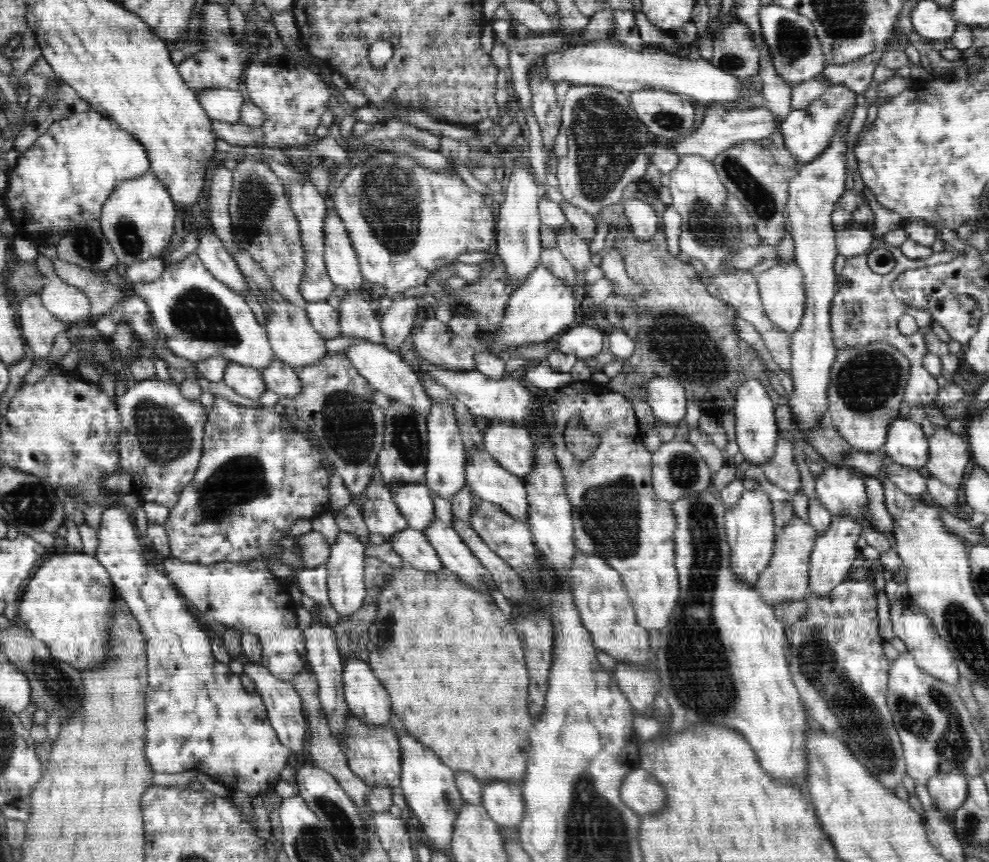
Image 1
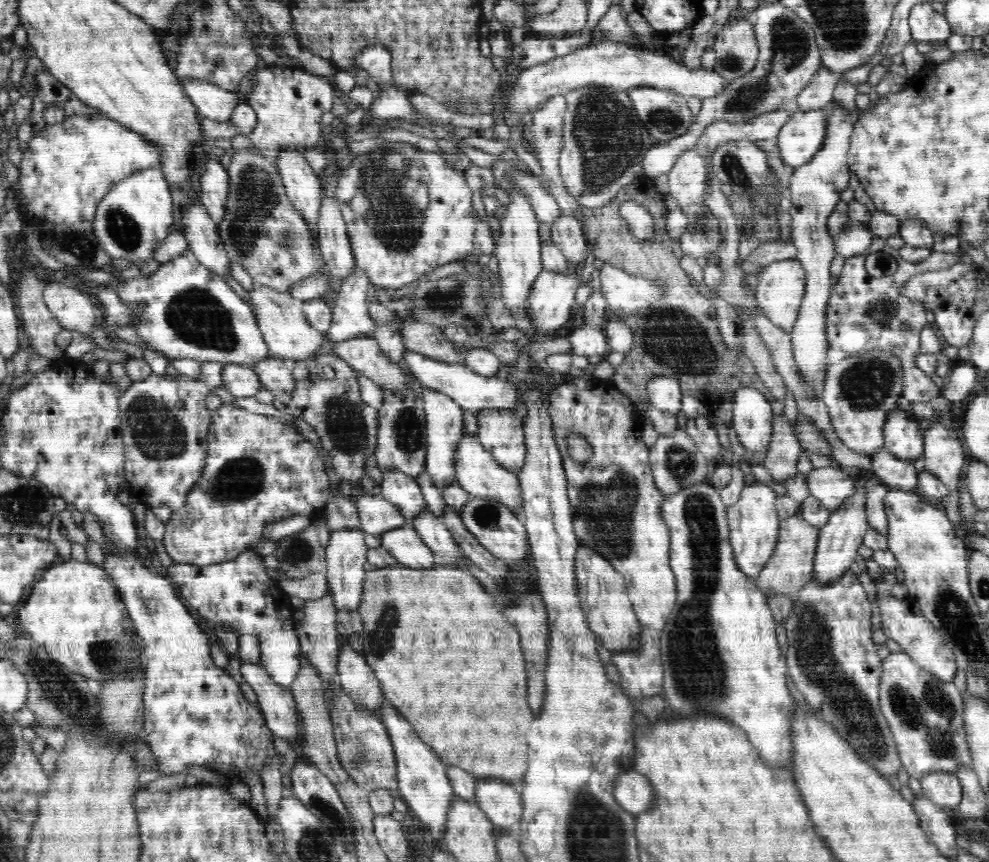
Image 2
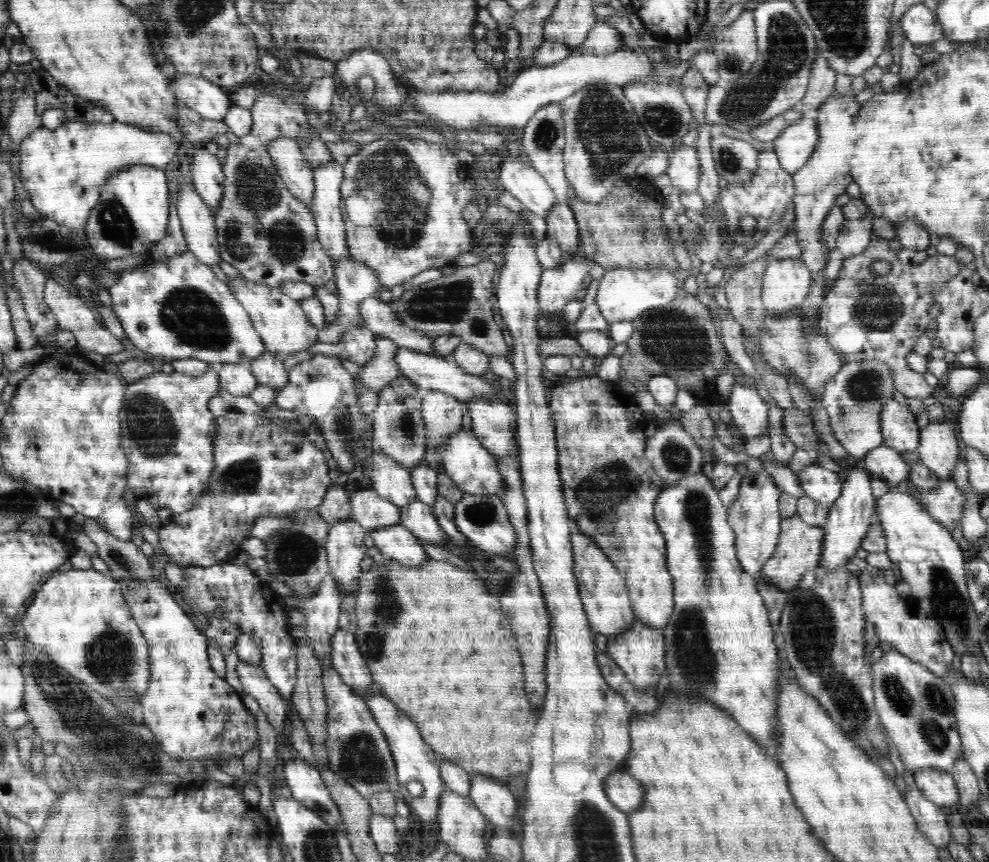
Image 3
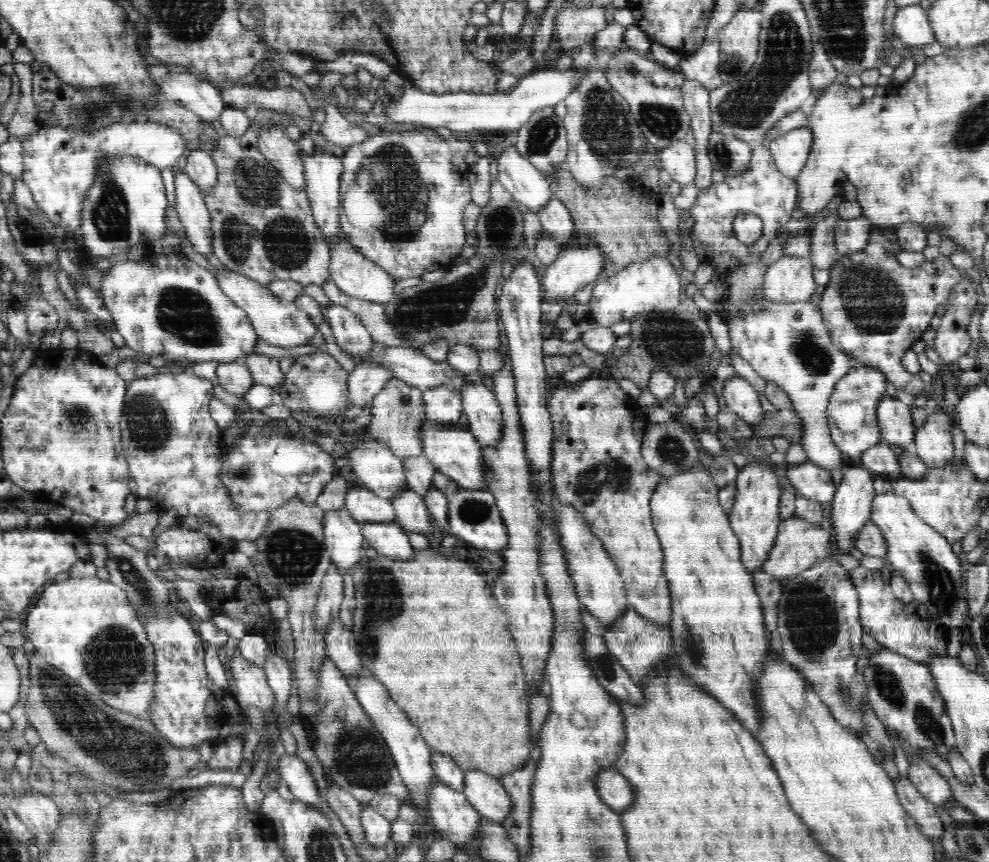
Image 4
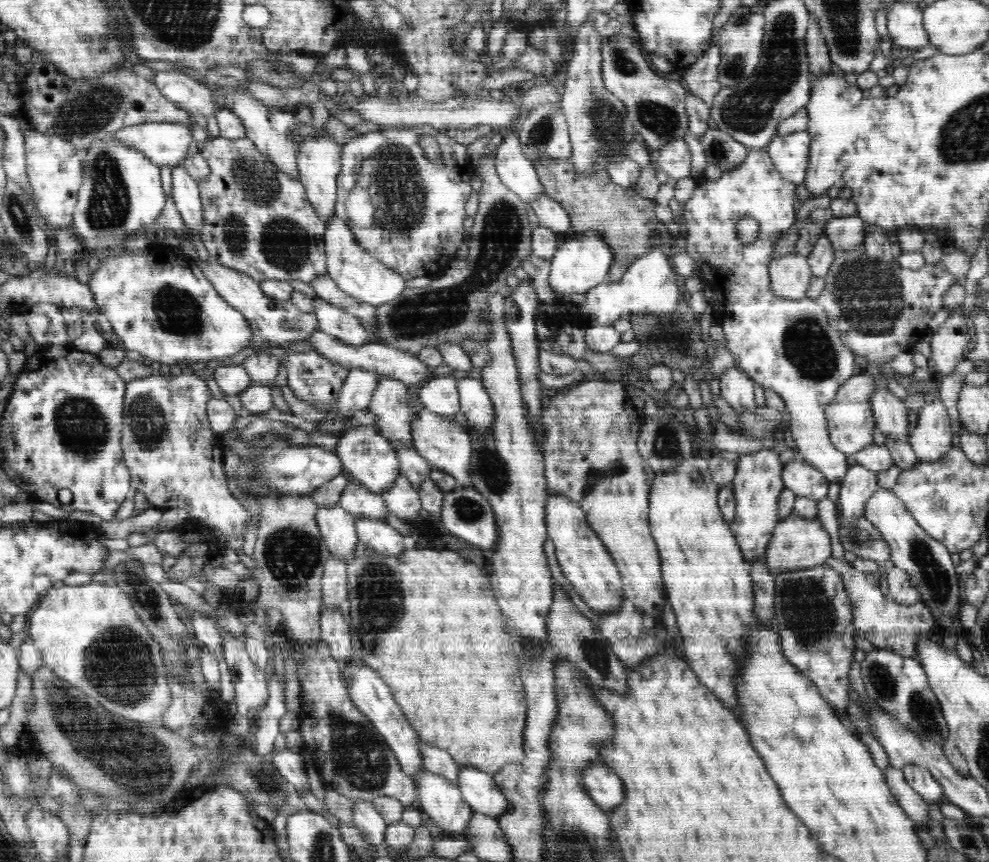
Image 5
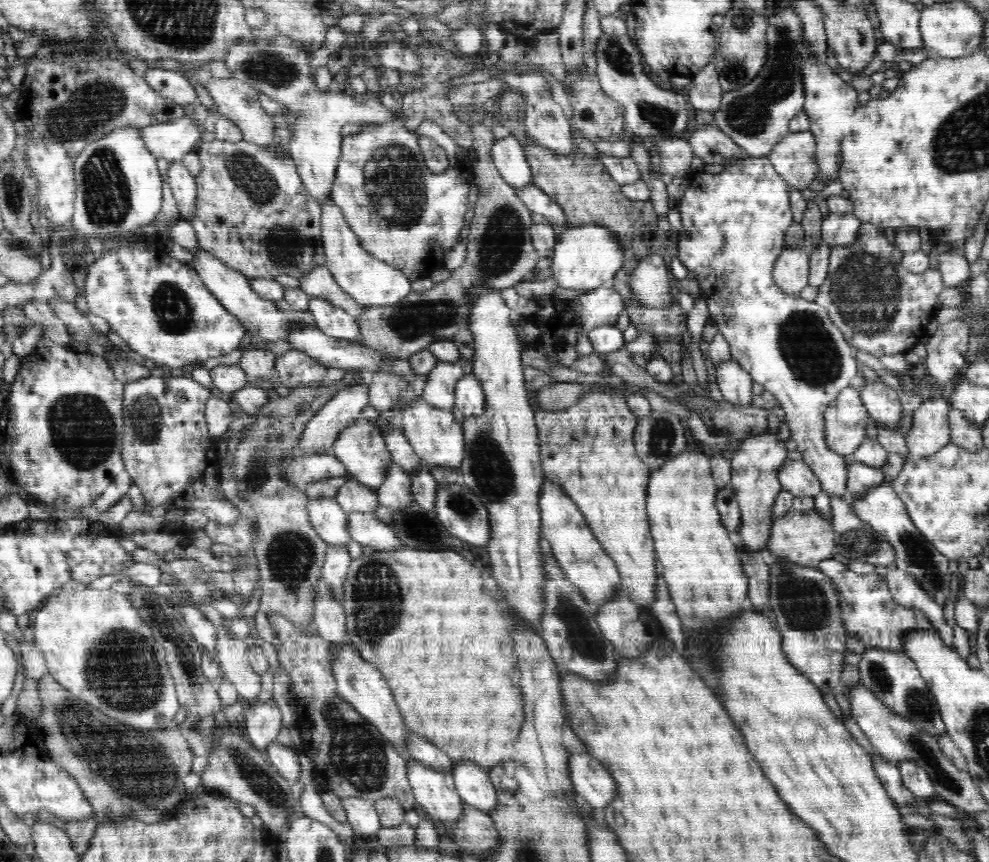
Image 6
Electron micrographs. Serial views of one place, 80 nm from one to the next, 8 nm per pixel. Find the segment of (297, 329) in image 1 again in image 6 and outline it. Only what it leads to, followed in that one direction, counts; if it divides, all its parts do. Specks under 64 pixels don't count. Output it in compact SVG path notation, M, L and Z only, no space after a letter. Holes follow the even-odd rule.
M198 247L193 254L192 268L206 285L206 288L218 299L220 304L235 316L239 323L250 335L261 337L265 341L285 340L294 327L307 327L315 324L314 315L308 310L294 310L283 298L268 300L260 298L250 285L250 278L244 276L240 271L225 265L219 258L213 257L208 251Z

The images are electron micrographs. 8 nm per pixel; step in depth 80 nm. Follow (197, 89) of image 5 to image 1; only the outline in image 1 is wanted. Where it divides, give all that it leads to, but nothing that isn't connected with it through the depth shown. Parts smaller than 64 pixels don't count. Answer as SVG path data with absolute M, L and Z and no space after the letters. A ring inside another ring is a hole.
M208 88L195 90L202 109L211 120L238 123L240 110L244 106L244 98L237 90L224 88Z

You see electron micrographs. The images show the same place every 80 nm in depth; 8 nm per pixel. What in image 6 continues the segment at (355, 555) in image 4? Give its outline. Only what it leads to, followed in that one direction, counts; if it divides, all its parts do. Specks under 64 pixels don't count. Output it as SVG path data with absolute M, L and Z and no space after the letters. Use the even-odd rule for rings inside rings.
M310 500L307 515L312 528L329 545L344 545L352 540L348 532L348 513L336 500Z

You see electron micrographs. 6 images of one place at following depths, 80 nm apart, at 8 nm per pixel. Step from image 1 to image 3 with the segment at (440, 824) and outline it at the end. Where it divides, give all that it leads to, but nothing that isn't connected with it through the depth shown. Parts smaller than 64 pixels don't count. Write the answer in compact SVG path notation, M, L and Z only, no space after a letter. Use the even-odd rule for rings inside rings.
M372 690L368 691L363 696L363 699L370 713L372 713L372 717L376 719L378 726L382 729L388 741L397 770L398 782L400 783L400 793L398 796L410 806L412 812L418 813L418 816L424 822L436 823L435 820L440 802L439 796L444 792L444 789L446 789L441 779L439 769L439 764L443 761L443 758L440 757L429 744L426 744L416 723L404 716L404 714L396 708L396 704L387 696ZM412 780L422 784L423 791L418 797L412 797L410 793L408 793L408 789L406 789L408 782L412 782Z

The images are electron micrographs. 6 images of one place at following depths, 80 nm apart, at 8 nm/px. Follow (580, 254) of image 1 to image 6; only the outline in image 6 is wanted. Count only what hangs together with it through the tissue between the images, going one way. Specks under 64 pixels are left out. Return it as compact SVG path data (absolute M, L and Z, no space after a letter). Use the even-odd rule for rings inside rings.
M536 185L515 189L515 193L532 213L541 214L552 226L559 230L568 227L566 213L562 207Z

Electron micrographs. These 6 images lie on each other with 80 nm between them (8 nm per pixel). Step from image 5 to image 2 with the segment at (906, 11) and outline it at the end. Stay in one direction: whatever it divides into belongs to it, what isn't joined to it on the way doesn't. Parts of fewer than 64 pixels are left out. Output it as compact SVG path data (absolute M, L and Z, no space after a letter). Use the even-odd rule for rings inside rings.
M930 1L916 4L912 8L908 25L910 26L912 39L916 44L919 42L929 44L945 42L946 38L952 35L946 17L935 12Z

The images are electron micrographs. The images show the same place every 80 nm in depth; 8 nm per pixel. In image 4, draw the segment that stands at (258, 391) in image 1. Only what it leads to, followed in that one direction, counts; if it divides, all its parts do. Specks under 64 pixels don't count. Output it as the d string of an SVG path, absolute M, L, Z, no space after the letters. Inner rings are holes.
M243 360L229 363L219 363L216 370L217 384L230 394L242 397L255 383L248 365Z

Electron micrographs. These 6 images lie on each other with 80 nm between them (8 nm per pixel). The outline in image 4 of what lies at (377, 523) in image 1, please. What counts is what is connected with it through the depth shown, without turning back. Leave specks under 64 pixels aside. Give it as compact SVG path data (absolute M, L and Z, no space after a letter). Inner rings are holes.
M366 487L348 490L345 510L359 523L392 523L396 518L391 500L377 496Z

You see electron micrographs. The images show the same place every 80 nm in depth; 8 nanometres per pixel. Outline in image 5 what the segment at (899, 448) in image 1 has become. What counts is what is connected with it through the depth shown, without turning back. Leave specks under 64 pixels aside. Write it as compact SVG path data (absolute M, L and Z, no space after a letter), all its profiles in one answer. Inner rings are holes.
M878 388L870 395L869 403L880 438L907 440L910 436L908 433L909 410L904 405L904 400L900 400L888 388Z

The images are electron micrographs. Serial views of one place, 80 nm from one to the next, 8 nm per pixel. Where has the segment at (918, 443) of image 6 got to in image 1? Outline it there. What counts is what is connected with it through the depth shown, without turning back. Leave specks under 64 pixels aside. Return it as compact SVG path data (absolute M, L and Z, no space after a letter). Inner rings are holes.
M936 427L928 438L930 458L926 468L931 477L935 477L948 487L961 491L973 465L969 442L962 436Z

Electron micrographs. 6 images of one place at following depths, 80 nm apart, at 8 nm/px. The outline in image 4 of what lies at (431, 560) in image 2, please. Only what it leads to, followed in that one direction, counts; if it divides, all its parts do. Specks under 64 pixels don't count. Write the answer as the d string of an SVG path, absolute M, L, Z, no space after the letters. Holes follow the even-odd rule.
M398 522L361 523L361 531L378 556L398 561L407 561L415 557L417 551L410 545L408 535Z

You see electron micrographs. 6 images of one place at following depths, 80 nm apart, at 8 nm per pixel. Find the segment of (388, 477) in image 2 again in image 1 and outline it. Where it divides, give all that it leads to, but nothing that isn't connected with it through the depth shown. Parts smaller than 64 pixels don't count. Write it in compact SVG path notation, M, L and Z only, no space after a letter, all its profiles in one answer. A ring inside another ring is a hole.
M424 482L406 483L395 487L386 491L385 496L397 505L410 527L422 531L432 519L436 519L432 492Z

